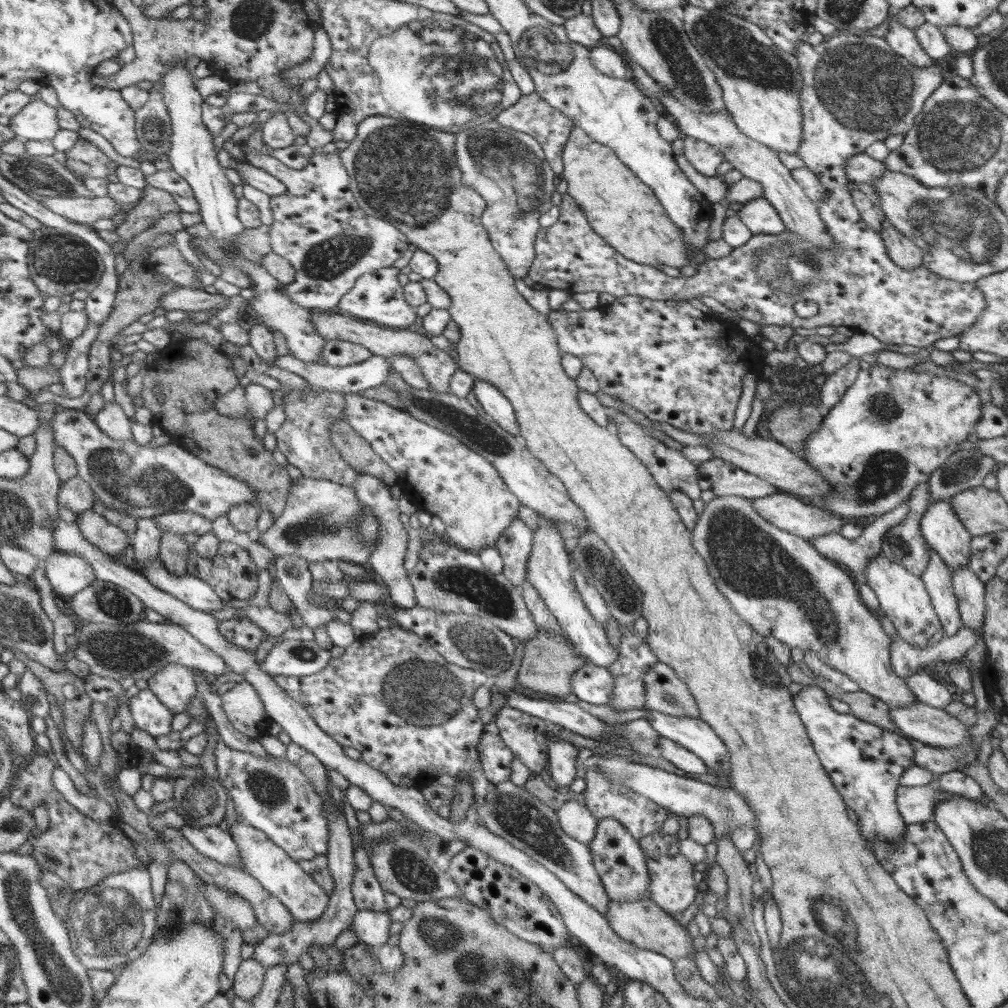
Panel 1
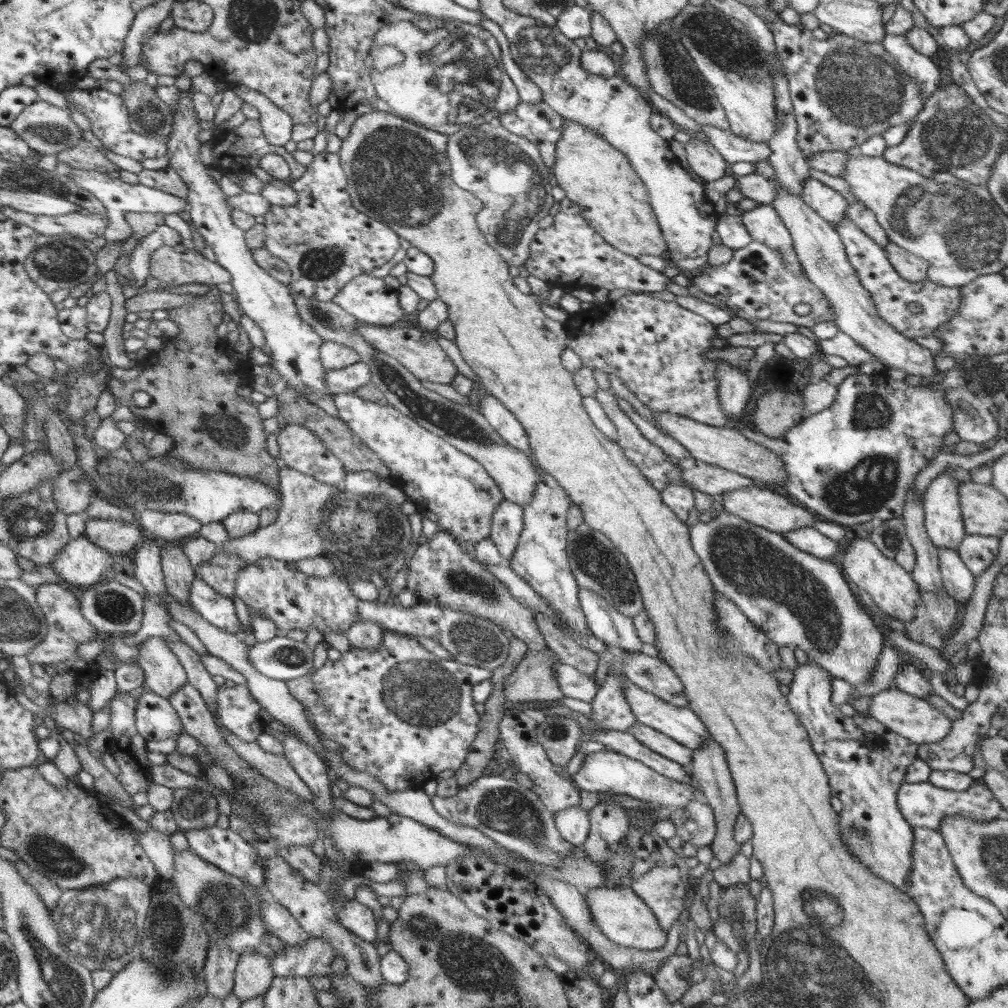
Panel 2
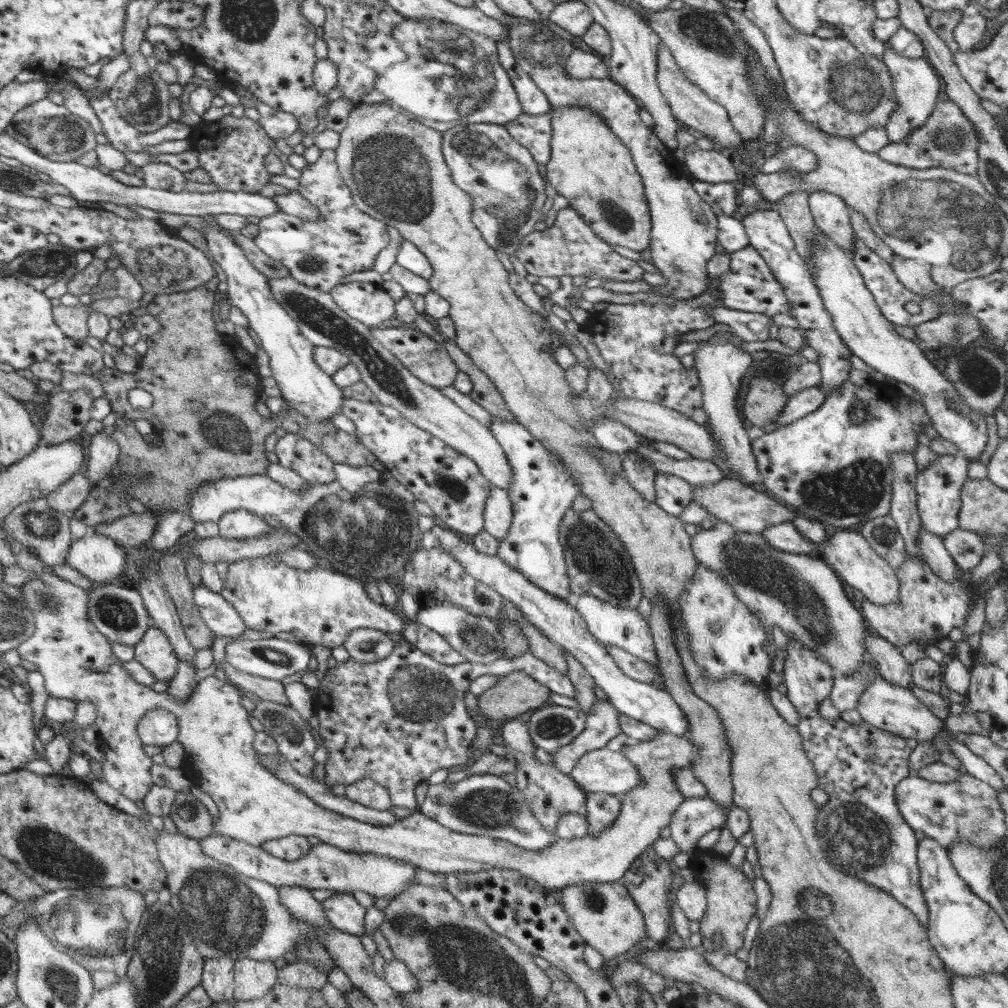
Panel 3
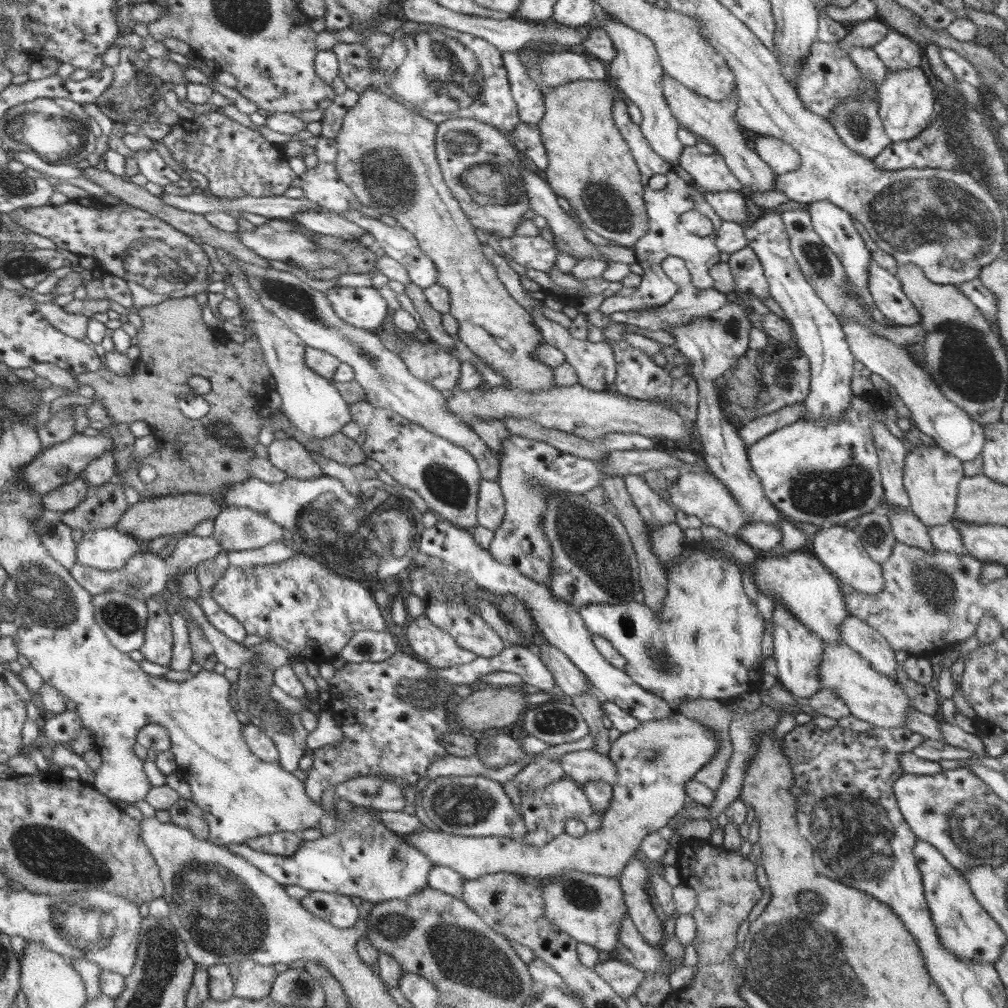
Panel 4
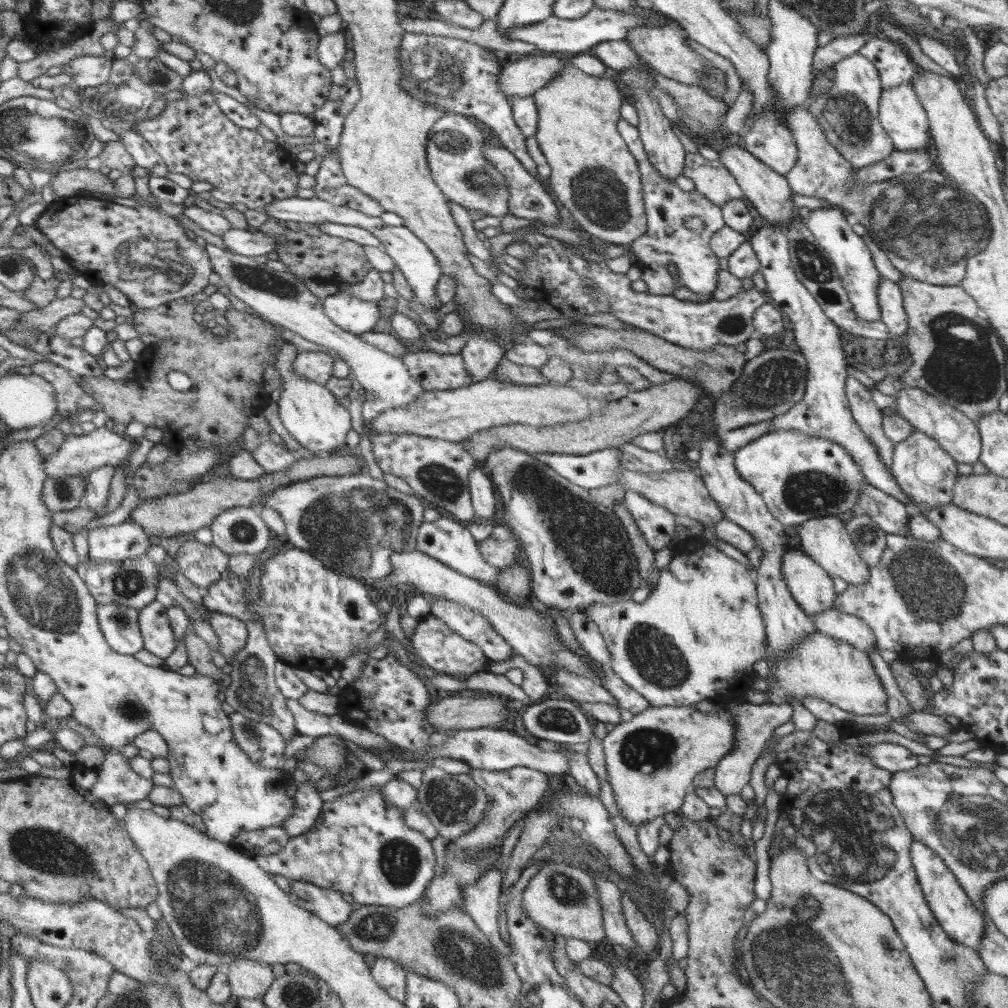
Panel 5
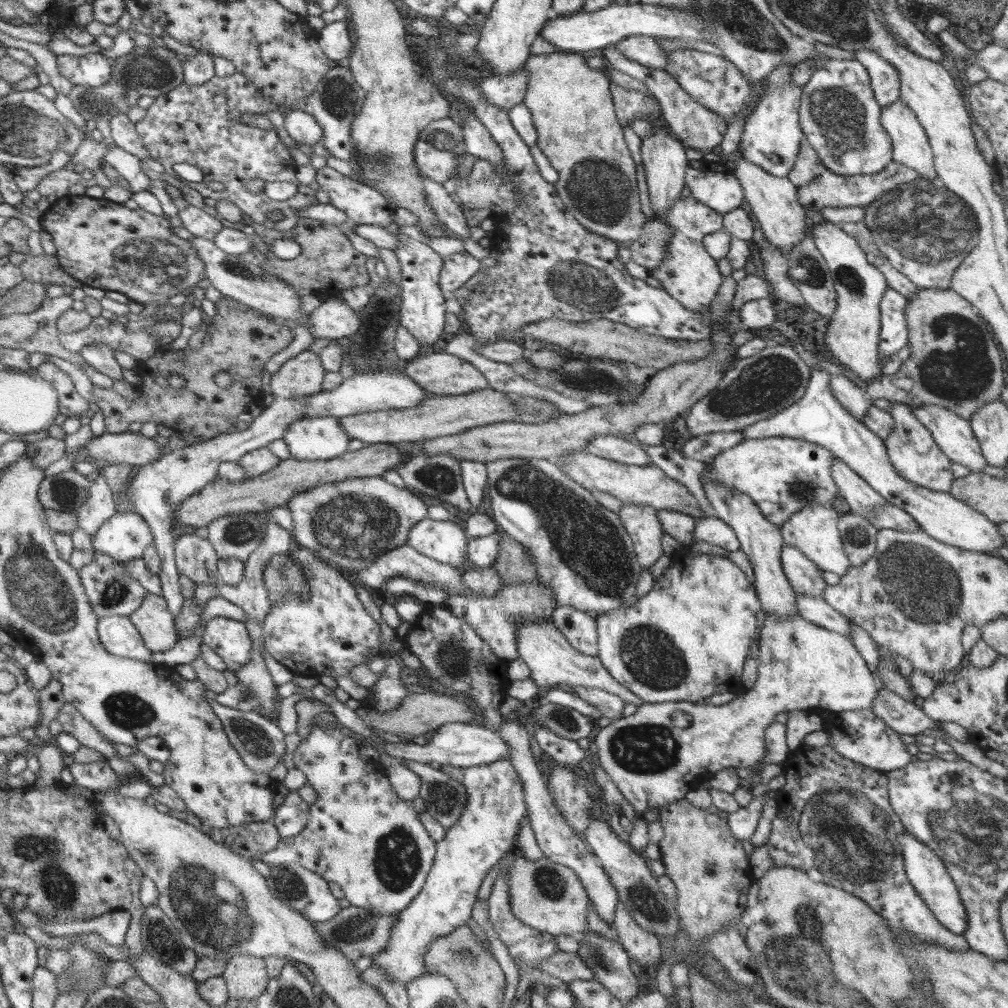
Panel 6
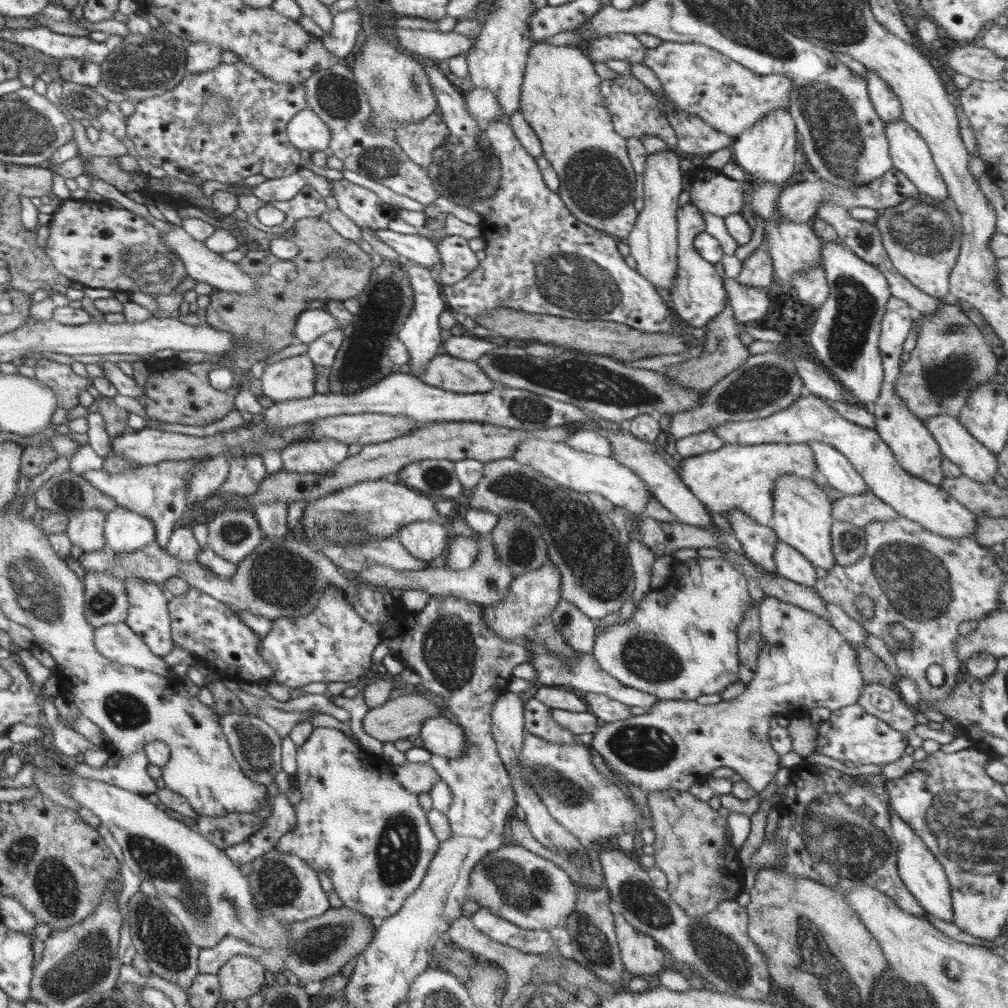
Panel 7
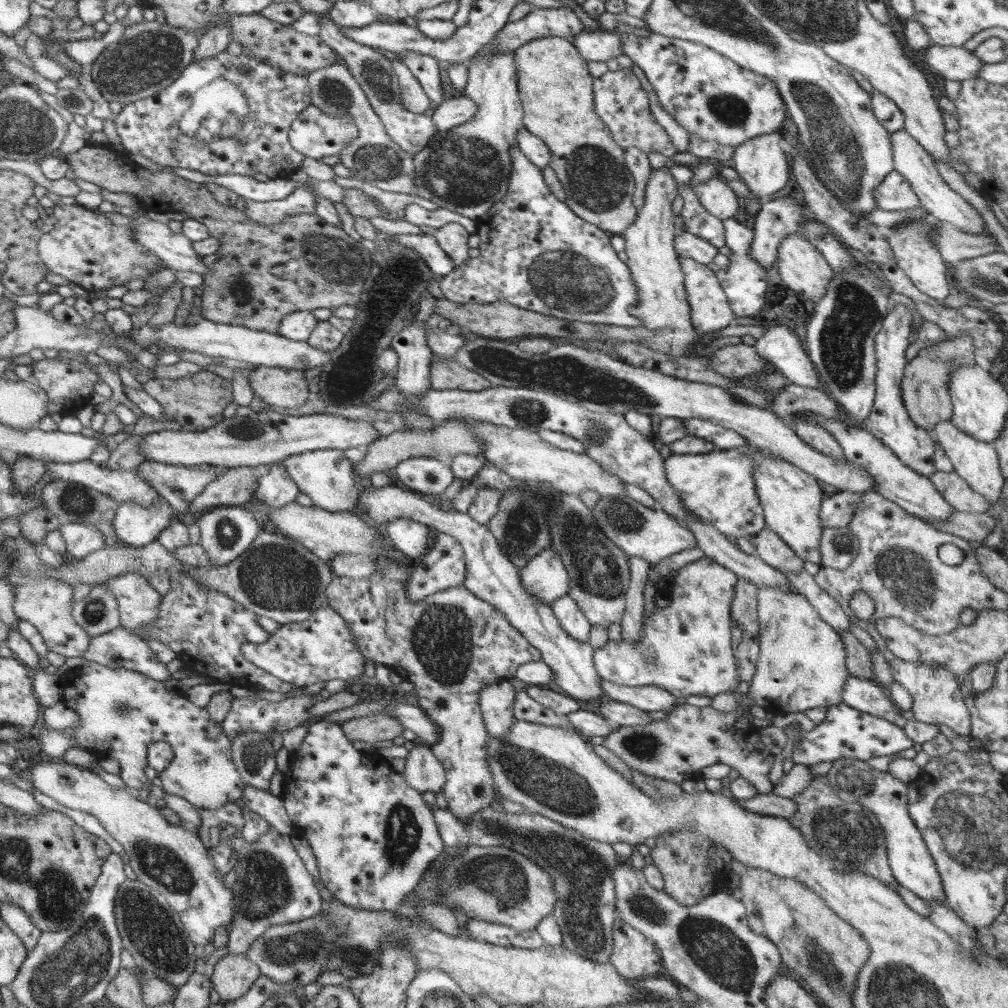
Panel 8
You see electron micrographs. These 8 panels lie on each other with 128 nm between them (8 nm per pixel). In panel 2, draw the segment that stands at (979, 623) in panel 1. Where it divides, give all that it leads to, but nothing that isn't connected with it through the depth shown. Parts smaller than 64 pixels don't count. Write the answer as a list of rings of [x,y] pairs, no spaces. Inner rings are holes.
[[[937,548],[943,588],[956,602],[967,604],[974,594],[975,576],[956,550]]]

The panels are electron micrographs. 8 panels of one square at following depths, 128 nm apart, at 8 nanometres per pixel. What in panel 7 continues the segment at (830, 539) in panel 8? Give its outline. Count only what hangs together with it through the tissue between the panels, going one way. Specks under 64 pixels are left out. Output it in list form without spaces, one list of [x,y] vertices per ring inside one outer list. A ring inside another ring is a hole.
[[[840,521],[832,523],[831,539],[838,565],[845,567],[860,560],[867,547],[865,536],[865,530],[853,524]]]

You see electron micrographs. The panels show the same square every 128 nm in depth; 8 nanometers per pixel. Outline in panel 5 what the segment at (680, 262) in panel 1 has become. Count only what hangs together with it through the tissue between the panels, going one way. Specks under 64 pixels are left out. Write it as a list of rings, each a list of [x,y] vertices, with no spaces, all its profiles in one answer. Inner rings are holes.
[[[565,64],[546,86],[532,96],[538,109],[535,137],[550,165],[552,174],[548,180],[562,210],[587,236],[628,247],[646,233],[647,215],[639,166],[617,129],[624,97],[612,75],[590,76],[571,64]]]

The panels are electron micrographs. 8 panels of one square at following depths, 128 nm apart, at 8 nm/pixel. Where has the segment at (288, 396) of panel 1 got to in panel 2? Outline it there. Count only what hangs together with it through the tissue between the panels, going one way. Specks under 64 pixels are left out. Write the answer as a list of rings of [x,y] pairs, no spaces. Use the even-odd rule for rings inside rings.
[[[298,423],[287,424],[283,430],[278,431],[277,443],[280,451],[279,458],[284,460],[286,467],[297,470],[306,476],[314,477],[326,484],[342,485],[346,474],[342,462],[329,452],[319,436],[313,433],[310,428]]]

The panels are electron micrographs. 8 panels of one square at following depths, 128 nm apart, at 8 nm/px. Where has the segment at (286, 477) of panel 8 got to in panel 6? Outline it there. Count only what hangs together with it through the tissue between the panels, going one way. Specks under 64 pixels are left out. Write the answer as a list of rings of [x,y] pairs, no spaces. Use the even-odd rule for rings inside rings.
[[[266,519],[263,540],[257,546],[257,549],[248,557],[248,560],[243,562],[243,577],[237,585],[232,586],[218,582],[216,585],[198,584],[195,588],[193,600],[197,604],[207,603],[211,598],[219,596],[244,610],[246,620],[243,623],[249,631],[251,648],[254,649],[254,651],[250,650],[250,662],[246,666],[242,666],[238,672],[235,672],[238,684],[228,688],[221,694],[216,694],[216,702],[221,706],[243,712],[255,711],[256,713],[259,713],[260,709],[272,711],[272,713],[277,710],[276,706],[274,706],[274,699],[278,697],[278,694],[276,694],[277,686],[274,685],[274,680],[272,680],[272,676],[268,672],[268,668],[266,668],[266,662],[264,662],[264,656],[262,655],[262,648],[265,648],[263,644],[263,622],[265,621],[265,616],[271,609],[263,578],[265,566],[270,560],[270,557],[289,552],[294,546],[293,534],[290,531],[280,527],[274,521],[268,521]]]

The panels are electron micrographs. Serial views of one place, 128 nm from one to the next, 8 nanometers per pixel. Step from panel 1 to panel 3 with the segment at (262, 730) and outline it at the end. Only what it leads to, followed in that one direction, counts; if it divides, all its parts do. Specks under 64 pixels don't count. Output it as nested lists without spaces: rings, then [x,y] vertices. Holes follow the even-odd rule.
[[[5,536],[6,540],[8,540],[8,543],[11,547],[12,552],[16,556],[16,565],[19,567],[22,567],[27,573],[32,573],[33,578],[29,578],[22,586],[21,588],[21,594],[23,596],[23,599],[26,601],[27,607],[32,611],[32,614],[34,615],[34,622],[35,622],[35,631],[32,632],[29,637],[24,641],[21,642],[16,648],[18,655],[30,662],[36,665],[37,671],[42,674],[42,677],[44,678],[45,682],[45,688],[46,688],[46,693],[48,693],[49,697],[55,697],[55,698],[64,698],[64,699],[72,699],[72,700],[78,700],[79,702],[90,702],[90,704],[94,704],[94,708],[96,708],[96,720],[94,724],[96,725],[96,728],[98,728],[98,746],[99,749],[103,752],[105,760],[101,763],[102,765],[102,770],[103,770],[103,777],[105,780],[106,784],[109,784],[108,786],[110,788],[114,788],[116,792],[122,794],[123,796],[126,796],[126,799],[132,800],[132,802],[136,802],[138,800],[143,800],[146,797],[146,794],[150,791],[150,788],[153,786],[153,782],[151,781],[151,765],[153,762],[151,761],[150,757],[145,753],[145,750],[143,749],[143,744],[140,741],[140,738],[138,736],[137,732],[137,727],[138,727],[138,722],[146,716],[146,714],[149,713],[150,710],[168,710],[170,711],[170,714],[174,714],[174,718],[176,718],[176,722],[178,724],[178,739],[177,741],[182,744],[182,746],[185,748],[185,756],[184,756],[184,774],[193,782],[194,785],[196,785],[202,792],[208,794],[210,798],[215,802],[218,810],[220,811],[220,819],[214,824],[214,833],[218,834],[223,834],[224,836],[229,836],[235,839],[238,839],[239,841],[244,841],[247,843],[250,843],[251,845],[254,846],[262,846],[267,840],[274,840],[278,838],[282,838],[285,836],[290,836],[290,835],[300,835],[303,837],[307,836],[316,836],[316,838],[320,838],[322,843],[330,844],[332,846],[337,846],[340,850],[348,850],[349,852],[361,852],[361,854],[377,854],[378,856],[385,856],[386,858],[393,858],[394,860],[403,860],[404,862],[409,862],[410,864],[413,864],[414,866],[417,866],[418,868],[422,868],[422,870],[430,871],[430,872],[436,872],[436,873],[453,873],[453,872],[467,872],[467,873],[475,873],[475,872],[480,872],[481,870],[486,870],[489,868],[497,868],[497,869],[510,869],[510,870],[515,870],[516,872],[522,873],[522,876],[525,876],[526,878],[529,878],[533,882],[536,882],[540,885],[540,888],[546,888],[546,889],[563,889],[566,888],[567,886],[570,886],[572,884],[580,884],[581,882],[616,882],[619,881],[623,876],[624,873],[630,868],[630,865],[644,850],[646,850],[647,846],[652,845],[655,840],[661,836],[661,830],[665,826],[668,826],[668,823],[670,822],[672,814],[674,814],[674,811],[678,809],[678,806],[682,804],[682,802],[686,799],[681,793],[680,790],[678,790],[678,785],[675,783],[675,778],[674,778],[674,771],[676,769],[688,769],[694,762],[696,762],[699,752],[698,749],[695,747],[695,744],[688,739],[688,736],[686,737],[680,737],[678,735],[666,733],[664,731],[656,731],[658,732],[658,735],[654,737],[654,739],[650,739],[648,741],[642,741],[642,742],[635,742],[634,744],[628,745],[622,747],[620,752],[628,759],[634,766],[637,768],[639,777],[641,778],[641,783],[638,785],[638,787],[632,789],[628,795],[624,795],[620,797],[621,802],[620,802],[620,812],[618,815],[618,818],[610,825],[607,826],[598,836],[595,836],[592,838],[588,834],[586,834],[582,838],[556,838],[555,843],[552,846],[549,846],[548,848],[543,848],[542,850],[524,850],[523,848],[520,848],[519,846],[516,846],[515,844],[512,844],[511,842],[505,841],[505,840],[500,840],[499,838],[490,838],[490,837],[484,837],[484,836],[478,836],[474,834],[464,834],[461,832],[454,832],[453,830],[450,830],[449,828],[446,828],[445,826],[442,826],[441,824],[438,824],[433,818],[428,818],[425,814],[422,814],[421,812],[412,812],[411,815],[406,816],[404,818],[398,819],[394,824],[388,825],[388,826],[380,826],[380,825],[373,825],[364,821],[356,820],[355,818],[344,816],[342,814],[338,814],[337,812],[334,812],[332,810],[323,808],[322,806],[319,806],[317,803],[314,803],[312,799],[308,798],[308,796],[304,795],[300,789],[296,789],[292,787],[292,785],[288,782],[284,782],[282,779],[278,778],[275,774],[272,774],[266,766],[264,766],[260,761],[259,761],[259,754],[257,750],[253,747],[253,741],[254,741],[254,730],[252,726],[250,725],[250,722],[248,719],[250,718],[250,710],[249,710],[249,704],[245,700],[245,698],[236,690],[236,688],[233,685],[230,685],[226,681],[218,680],[218,678],[215,678],[213,675],[211,675],[209,672],[206,672],[204,674],[200,674],[199,682],[196,687],[194,687],[194,693],[188,697],[188,699],[184,699],[182,701],[178,701],[176,697],[172,697],[170,693],[168,693],[168,690],[164,693],[156,693],[154,690],[151,690],[150,687],[146,687],[146,685],[140,685],[128,675],[128,671],[122,667],[122,664],[124,662],[121,662],[112,652],[112,648],[110,648],[110,641],[96,628],[96,625],[89,619],[88,616],[88,599],[89,596],[87,595],[87,592],[85,589],[83,589],[81,586],[78,586],[76,584],[72,584],[71,582],[68,582],[67,580],[62,580],[61,578],[58,578],[55,574],[51,574],[49,572],[50,566],[47,566],[47,564],[44,564],[34,553],[30,551],[30,548],[26,548],[23,544],[20,544],[19,542],[16,542],[11,538],[11,536]]]

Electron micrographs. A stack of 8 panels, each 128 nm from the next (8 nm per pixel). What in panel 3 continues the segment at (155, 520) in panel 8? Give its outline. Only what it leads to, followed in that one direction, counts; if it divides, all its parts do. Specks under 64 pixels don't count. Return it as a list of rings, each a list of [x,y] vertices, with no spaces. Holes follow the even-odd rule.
[[[89,533],[82,538],[73,539],[65,563],[101,584],[123,572],[127,550],[109,536]]]

